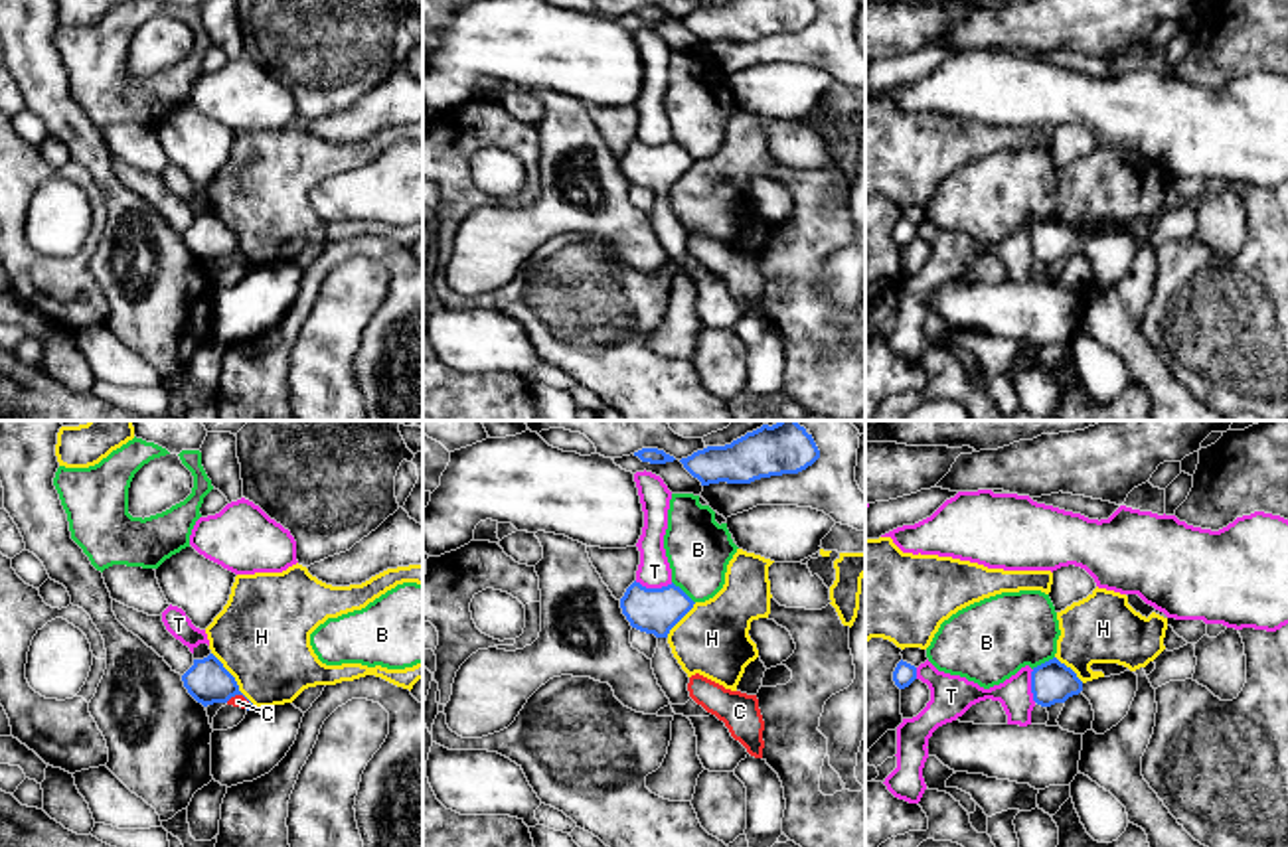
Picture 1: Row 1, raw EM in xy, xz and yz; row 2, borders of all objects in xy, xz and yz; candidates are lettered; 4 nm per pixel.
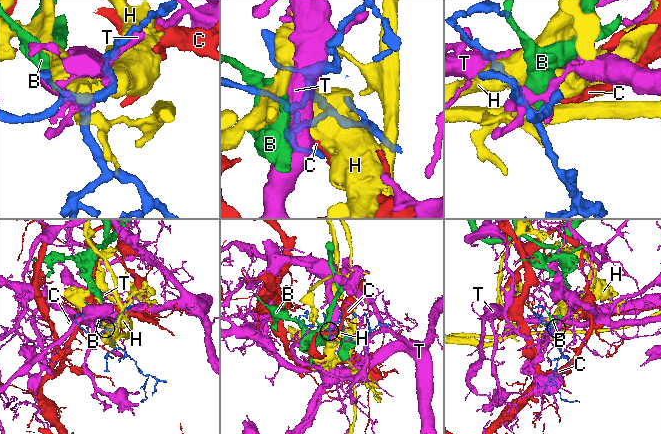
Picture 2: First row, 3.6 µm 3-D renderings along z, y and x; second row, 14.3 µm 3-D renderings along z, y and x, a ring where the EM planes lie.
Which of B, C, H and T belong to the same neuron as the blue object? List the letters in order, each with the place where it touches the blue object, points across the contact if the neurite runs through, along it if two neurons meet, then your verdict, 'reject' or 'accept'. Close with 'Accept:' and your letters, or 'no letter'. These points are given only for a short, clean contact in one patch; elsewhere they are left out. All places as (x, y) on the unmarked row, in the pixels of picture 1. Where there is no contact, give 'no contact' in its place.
B: xz (684, 151) | along xz (672, 139), (694, 160) | reject
C: xy (238, 251) | along xy (226, 259), (241, 253), (249, 261) | reject
H: xy (234, 235) | reject
T: xz (654, 147) | reject
Accept: no letter

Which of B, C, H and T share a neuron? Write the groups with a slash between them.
B / C / H / T

